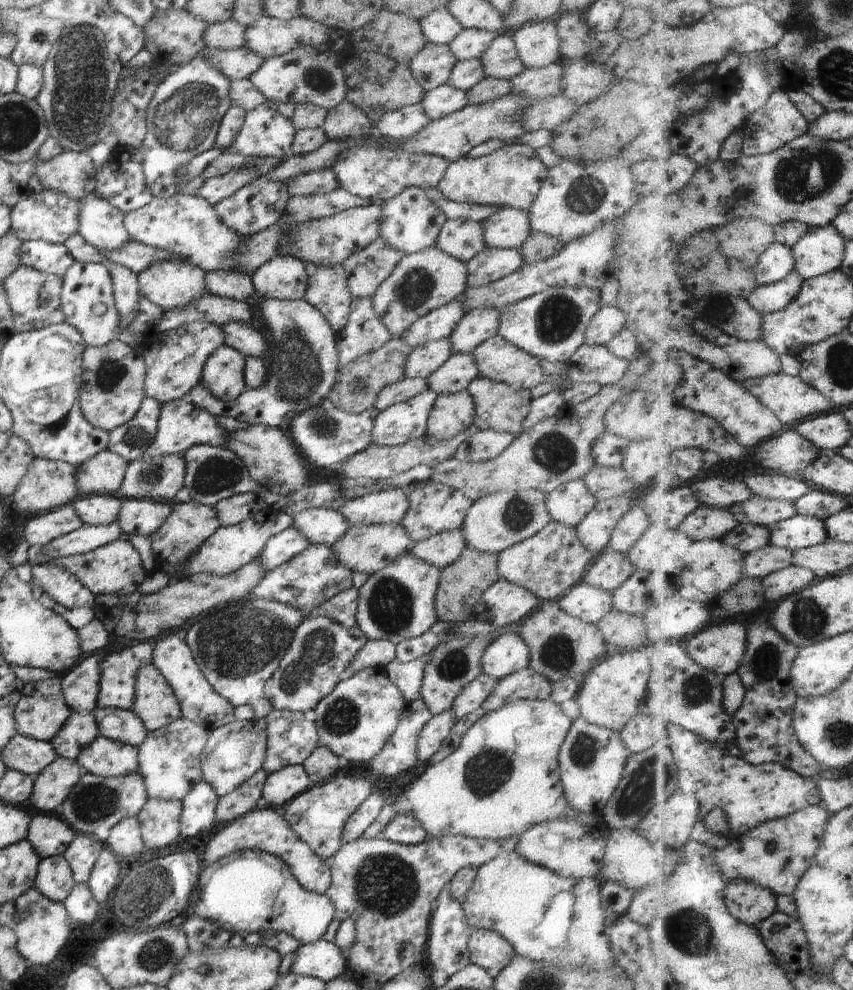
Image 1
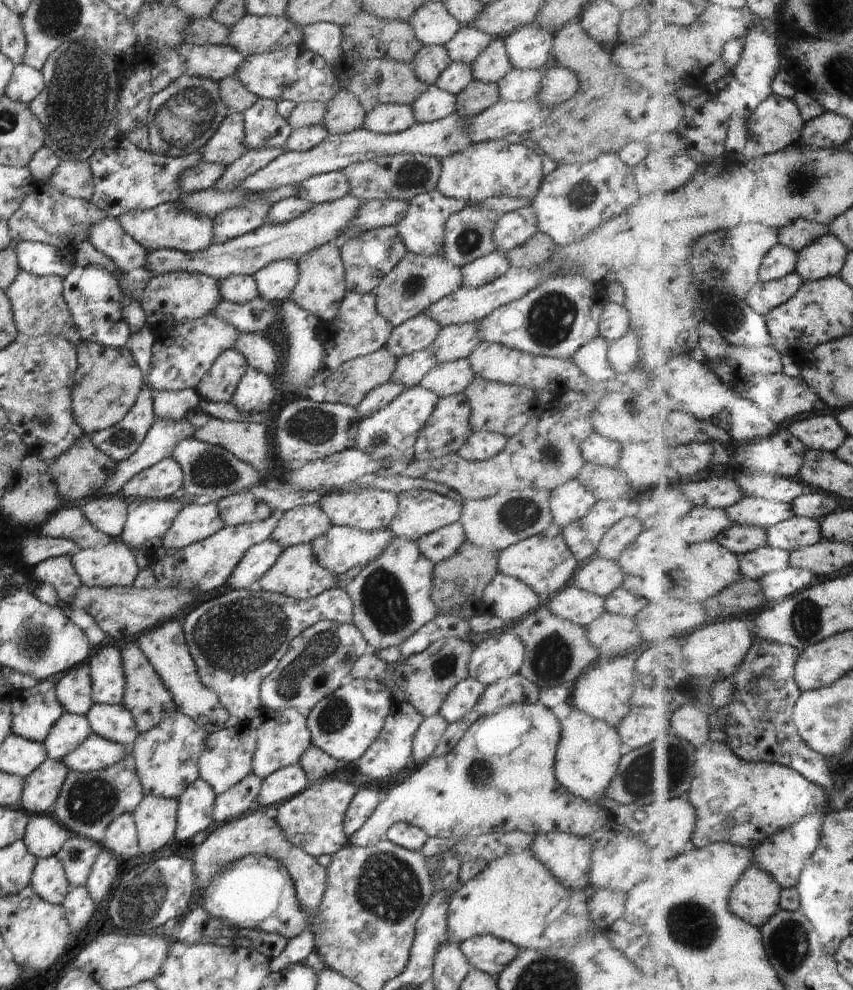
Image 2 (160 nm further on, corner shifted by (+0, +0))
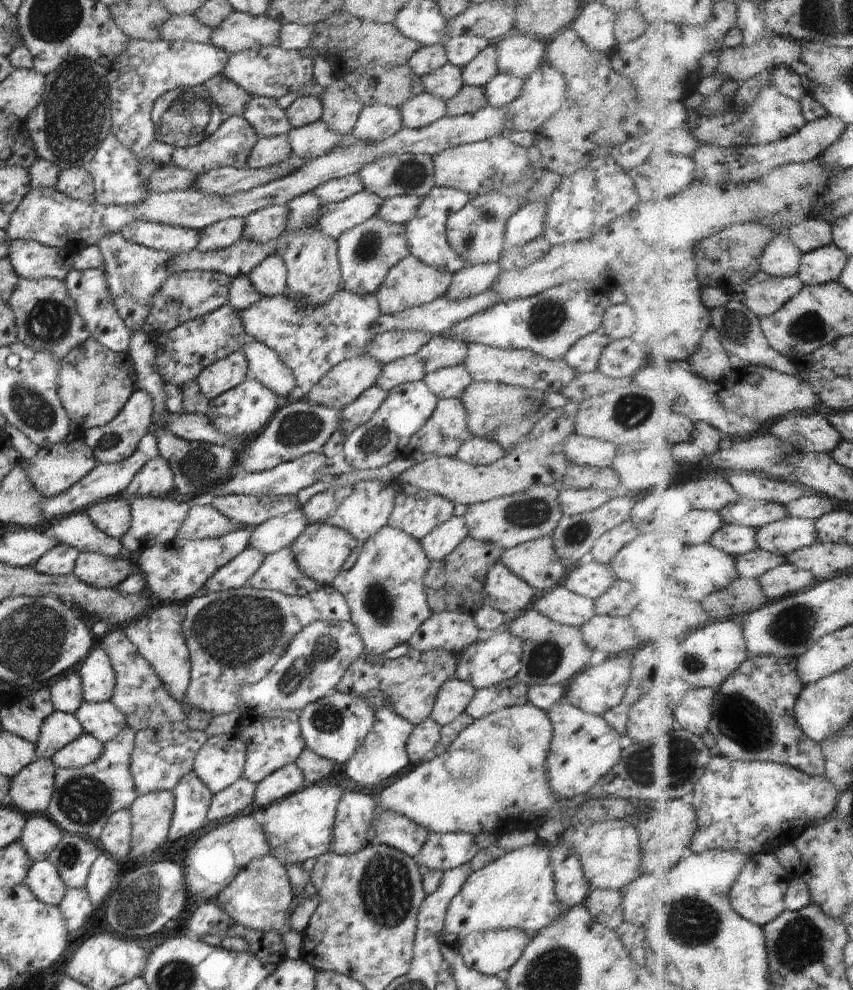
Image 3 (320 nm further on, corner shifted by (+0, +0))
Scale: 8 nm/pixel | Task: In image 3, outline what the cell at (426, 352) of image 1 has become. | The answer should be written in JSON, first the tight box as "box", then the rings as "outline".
{"box":[375,355,425,392],"outline":[[[410,355],[385,364],[375,385],[388,392],[404,383],[422,381],[425,374],[422,362]]]}

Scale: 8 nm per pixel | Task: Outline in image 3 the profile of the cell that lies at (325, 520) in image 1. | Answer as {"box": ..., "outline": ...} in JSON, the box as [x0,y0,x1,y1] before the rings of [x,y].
{"box":[248,508,309,555],"outline":[[[300,508],[292,512],[287,512],[285,515],[272,517],[253,528],[248,539],[248,548],[256,549],[263,555],[269,555],[277,550],[289,547],[298,535],[305,530],[309,523],[306,522],[306,517]]]}

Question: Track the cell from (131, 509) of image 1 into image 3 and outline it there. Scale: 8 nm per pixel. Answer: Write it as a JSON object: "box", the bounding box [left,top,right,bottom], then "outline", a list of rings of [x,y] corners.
{"box":[119,496,191,556],"outline":[[[177,496],[133,497],[129,501],[131,521],[128,532],[119,538],[128,556],[137,555],[145,548],[155,544],[166,544],[177,536],[178,530],[184,524],[191,507],[179,500]]]}

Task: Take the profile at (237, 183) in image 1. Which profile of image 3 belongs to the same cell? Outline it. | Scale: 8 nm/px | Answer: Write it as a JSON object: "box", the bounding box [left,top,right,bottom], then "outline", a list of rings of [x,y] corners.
{"box":[245,135,292,169],"outline":[[[288,135],[260,137],[249,154],[245,168],[265,169],[282,164],[292,156]]]}

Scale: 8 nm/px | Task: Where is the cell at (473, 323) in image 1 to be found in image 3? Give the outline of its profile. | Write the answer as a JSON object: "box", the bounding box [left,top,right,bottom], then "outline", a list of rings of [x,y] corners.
{"box":[415,335,467,373],"outline":[[[431,335],[415,357],[422,362],[425,373],[441,368],[462,365],[467,355],[467,344],[450,337]]]}

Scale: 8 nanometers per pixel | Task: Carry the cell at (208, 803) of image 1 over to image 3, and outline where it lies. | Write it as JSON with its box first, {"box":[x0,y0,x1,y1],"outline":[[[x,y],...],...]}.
{"box":[168,770,213,842],"outline":[[[192,770],[173,788],[173,820],[169,826],[168,842],[186,838],[208,823],[207,812],[213,797],[210,789]]]}

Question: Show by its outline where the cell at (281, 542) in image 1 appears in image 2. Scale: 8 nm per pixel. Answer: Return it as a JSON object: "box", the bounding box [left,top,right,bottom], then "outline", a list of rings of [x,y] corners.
{"box":[224,539,284,589],"outline":[[[271,539],[251,546],[224,582],[233,589],[247,589],[264,576],[284,549]]]}

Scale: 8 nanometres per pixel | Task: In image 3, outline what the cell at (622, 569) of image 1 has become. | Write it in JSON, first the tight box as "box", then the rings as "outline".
{"box":[562,558,616,599],"outline":[[[586,558],[577,564],[574,570],[567,572],[562,586],[583,597],[597,599],[614,584],[616,579],[607,565]]]}

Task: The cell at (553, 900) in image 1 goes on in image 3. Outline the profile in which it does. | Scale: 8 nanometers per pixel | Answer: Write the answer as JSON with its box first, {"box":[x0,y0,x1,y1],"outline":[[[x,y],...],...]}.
{"box":[443,843,566,945],"outline":[[[534,843],[510,851],[484,868],[472,871],[445,914],[443,945],[461,942],[469,934],[517,928],[532,937],[564,913],[566,907],[556,898],[549,845]]]}

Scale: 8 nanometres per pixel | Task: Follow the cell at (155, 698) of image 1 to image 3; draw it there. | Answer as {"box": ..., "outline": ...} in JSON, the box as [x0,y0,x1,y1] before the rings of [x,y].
{"box":[99,631,187,733],"outline":[[[123,631],[107,632],[99,646],[106,651],[115,672],[115,687],[110,701],[136,733],[142,729],[157,729],[176,721],[185,722],[187,713],[184,706],[166,690],[157,672]]]}

